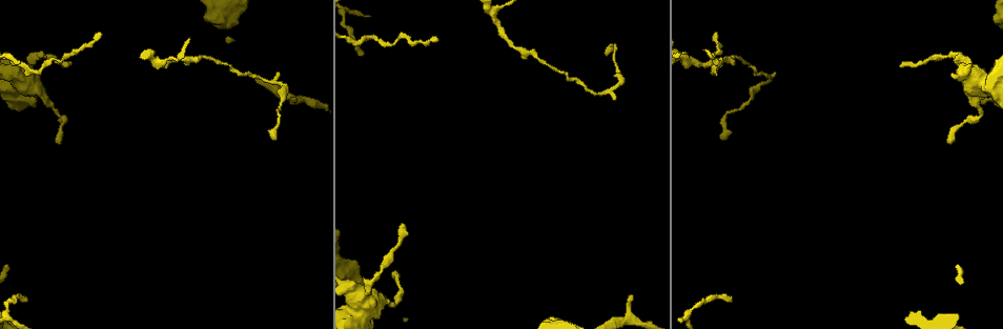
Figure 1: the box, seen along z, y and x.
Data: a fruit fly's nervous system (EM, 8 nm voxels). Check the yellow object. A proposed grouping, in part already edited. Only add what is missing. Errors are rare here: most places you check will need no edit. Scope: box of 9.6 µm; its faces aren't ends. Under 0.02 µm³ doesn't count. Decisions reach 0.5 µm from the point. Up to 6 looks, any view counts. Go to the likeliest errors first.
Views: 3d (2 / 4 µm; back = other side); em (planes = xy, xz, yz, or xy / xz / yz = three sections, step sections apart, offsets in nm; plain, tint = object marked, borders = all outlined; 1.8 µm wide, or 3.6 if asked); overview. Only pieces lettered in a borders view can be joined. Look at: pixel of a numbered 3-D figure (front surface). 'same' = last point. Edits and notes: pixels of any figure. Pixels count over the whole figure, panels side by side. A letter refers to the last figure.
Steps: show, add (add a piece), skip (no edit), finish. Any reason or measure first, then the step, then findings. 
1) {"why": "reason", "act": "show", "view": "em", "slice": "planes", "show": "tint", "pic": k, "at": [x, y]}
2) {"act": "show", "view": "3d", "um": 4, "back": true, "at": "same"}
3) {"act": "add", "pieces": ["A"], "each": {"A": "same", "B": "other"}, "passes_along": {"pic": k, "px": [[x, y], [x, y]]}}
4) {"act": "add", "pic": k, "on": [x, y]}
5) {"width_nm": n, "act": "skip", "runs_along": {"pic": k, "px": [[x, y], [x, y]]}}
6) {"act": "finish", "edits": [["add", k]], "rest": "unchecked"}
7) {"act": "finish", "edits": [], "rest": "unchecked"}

{"why": "thin end", "act": "show", "view": "3d", "um": 2, "pic": 1, "at": [948, 143]}

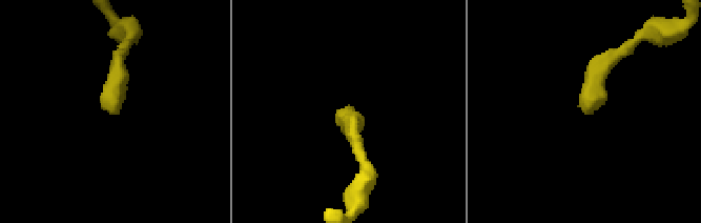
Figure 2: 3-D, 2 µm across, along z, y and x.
{"act": "show", "view": "em", "slice": "planes", "show": "borders", "pic": 2, "at": [584, 111]}

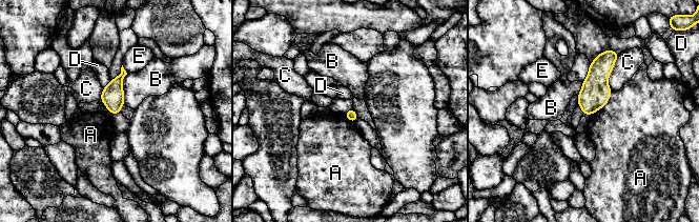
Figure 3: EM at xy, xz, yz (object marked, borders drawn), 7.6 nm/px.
{"act": "skip", "each": {"A": "other", "B": "other", "C": "other", "D": "other", "E": "other"}, "border": {"pic": 3, "px": [[612, 92], [609, 100], [590, 116]]}, "found": "none of them fits"}

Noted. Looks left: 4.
{"why": "an open end", "act": "show", "view": "em", "slice": "planes", "show": "borders", "pic": 1, "at": [631, 295]}

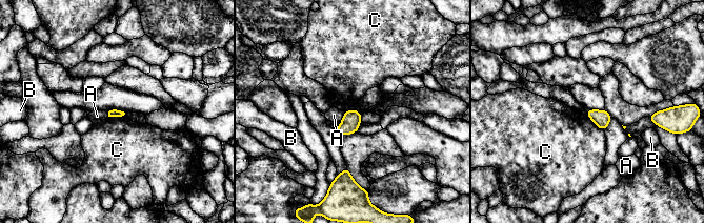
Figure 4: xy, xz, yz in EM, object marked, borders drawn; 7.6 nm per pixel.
{"longest_contact_nm": ["C", 220], "act": "skip", "each": {"A": "other", "B": "other", "C": "other"}, "found": "none of them fits"}

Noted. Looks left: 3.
{"why": "branch stops here", "act": "show", "view": "em", "slice": "xy", "step": 8, "show": "tint", "pic": 1, "at": [405, 224]}

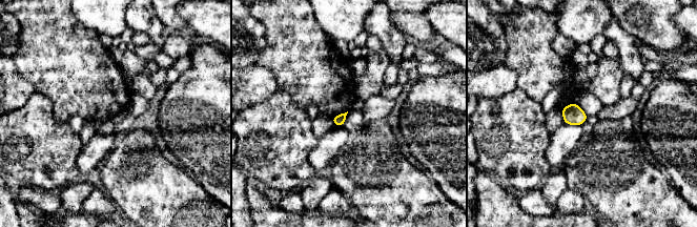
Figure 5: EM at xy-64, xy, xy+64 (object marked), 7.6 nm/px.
{"act": "show", "view": "em", "slice": "xy", "step": 8, "show": "borders", "at": "same"}

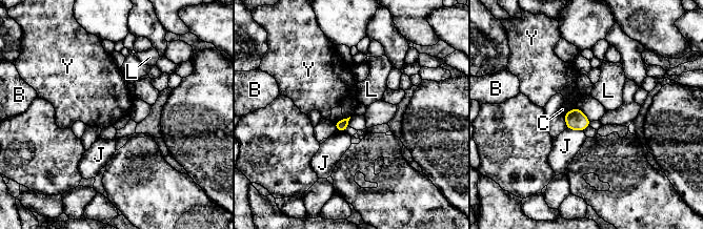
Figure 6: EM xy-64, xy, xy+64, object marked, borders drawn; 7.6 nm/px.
{"width_nm": 80, "act": "skip", "each": {"B": "other", "C": "other", "J": "other", "L": "other", "Y": "other"}, "border": {"pic": 6, "px": [[576, 107], [564, 115]]}, "found": "none of them fits"}

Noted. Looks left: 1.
{"act": "finish", "edits": [], "rest": "unchecked"}

